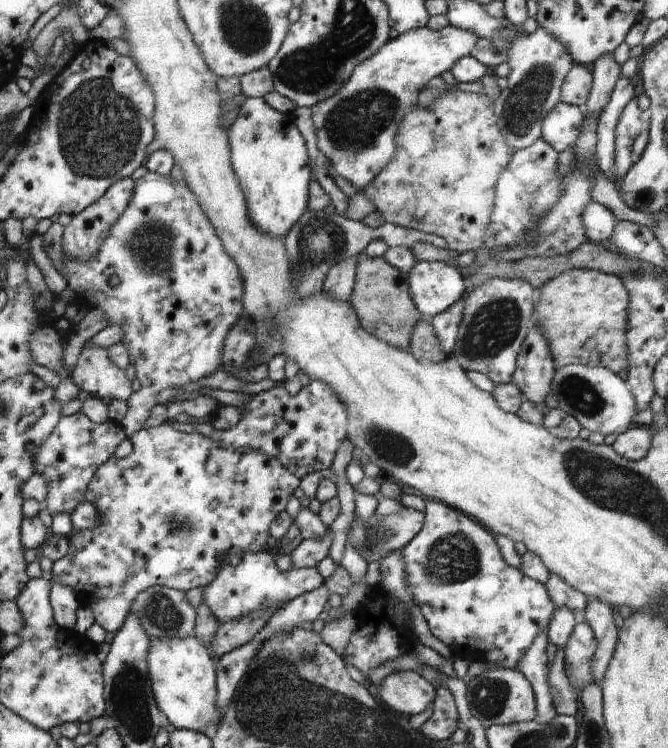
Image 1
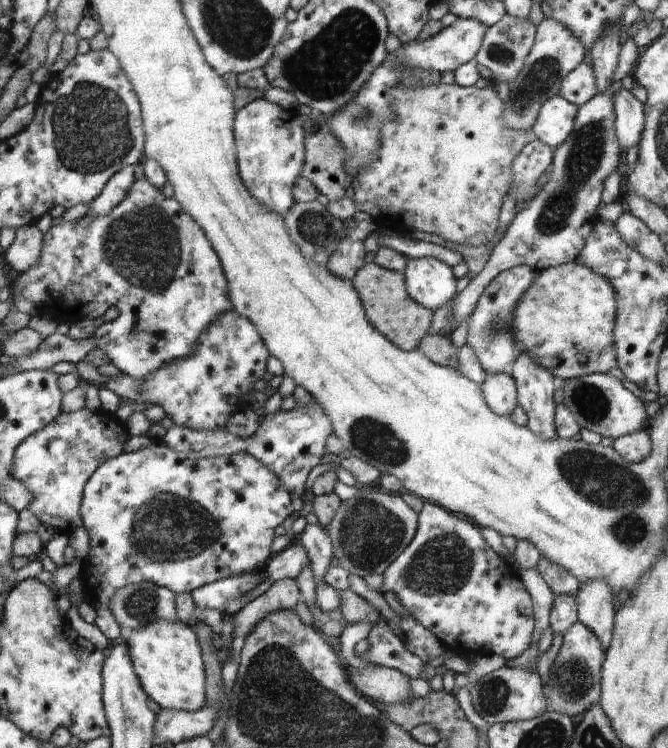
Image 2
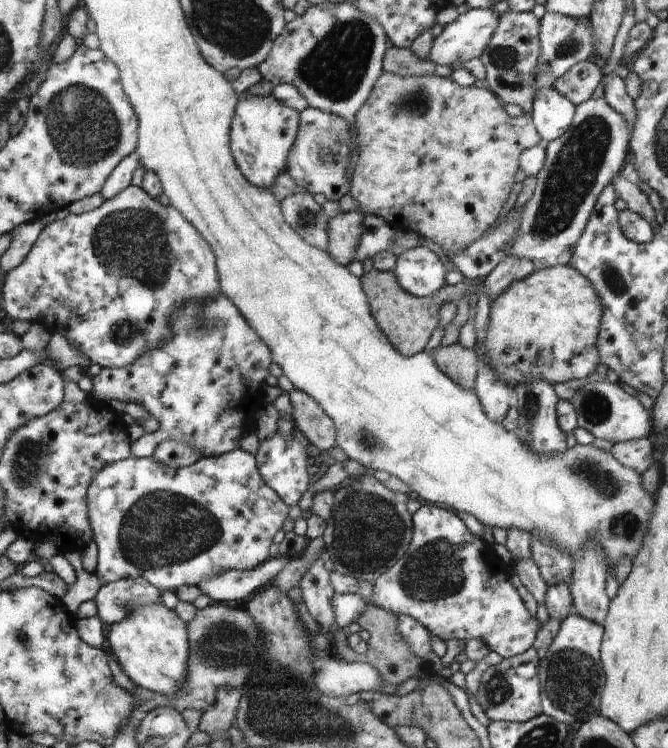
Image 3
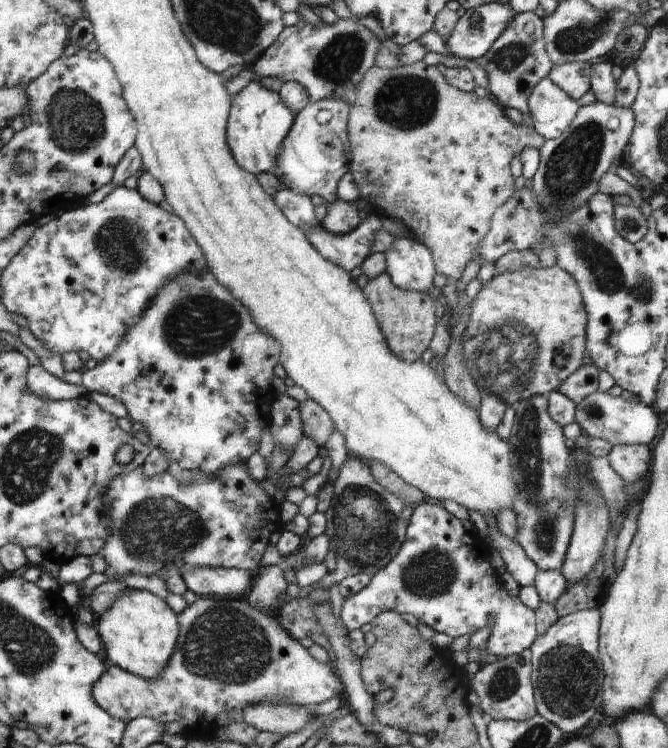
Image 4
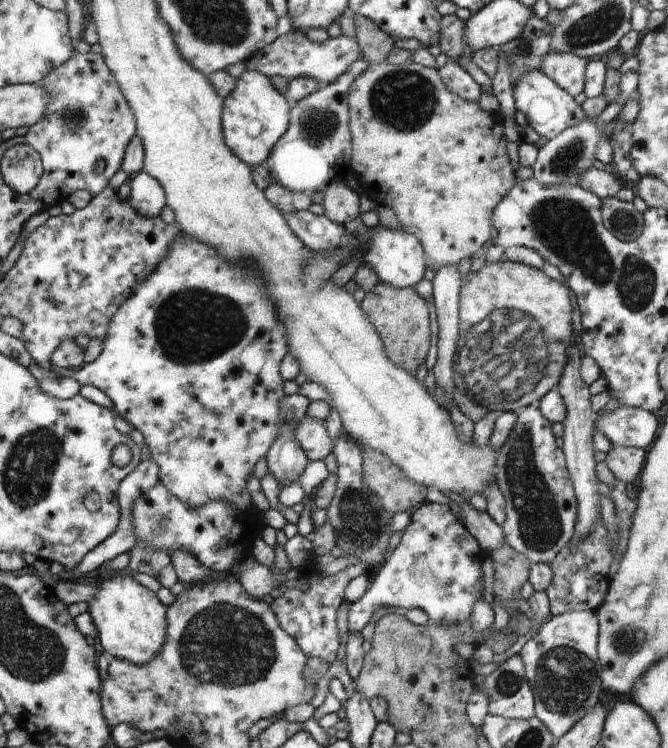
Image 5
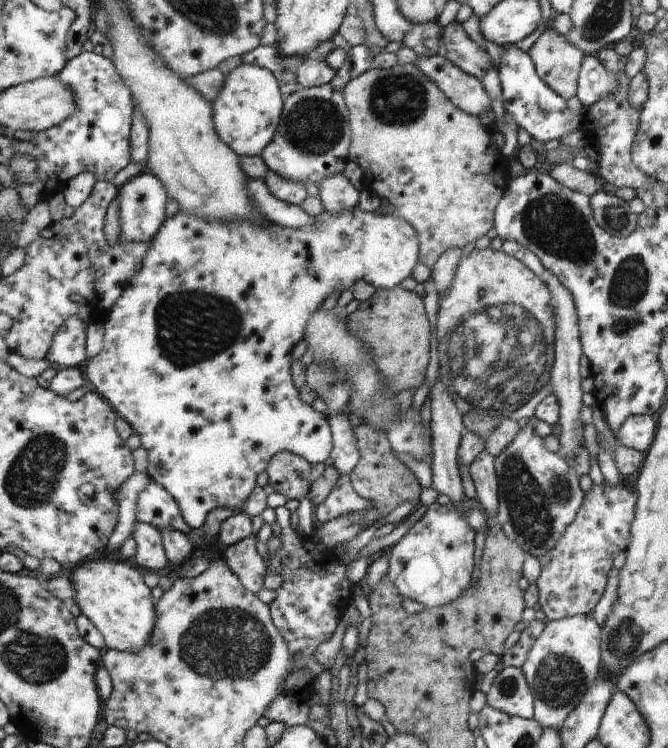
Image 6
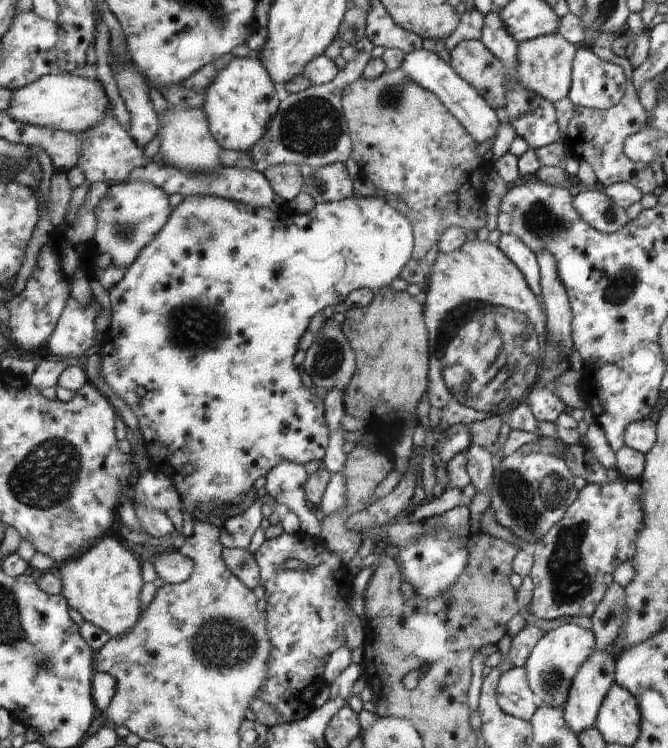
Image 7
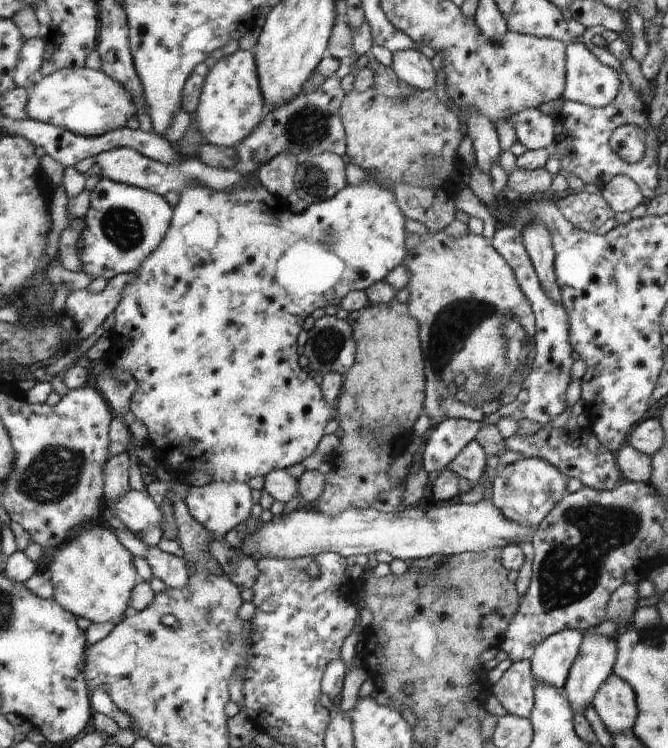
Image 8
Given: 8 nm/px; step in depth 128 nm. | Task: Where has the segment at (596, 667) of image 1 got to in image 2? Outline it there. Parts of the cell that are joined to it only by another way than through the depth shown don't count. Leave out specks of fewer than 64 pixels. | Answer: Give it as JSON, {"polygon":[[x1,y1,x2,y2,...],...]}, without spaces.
{"polygon":[[602,578,584,581,574,597,578,603,579,621,589,627,609,647,614,624,614,602,609,584]]}

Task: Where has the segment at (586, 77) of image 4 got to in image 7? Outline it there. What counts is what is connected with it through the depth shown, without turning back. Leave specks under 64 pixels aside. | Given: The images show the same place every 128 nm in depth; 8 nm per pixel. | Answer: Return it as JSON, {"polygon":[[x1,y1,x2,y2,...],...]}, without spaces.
{"polygon":[[546,34,544,37,537,37,532,40,518,44,518,68,514,74,514,82,522,82,528,86,528,90,534,90,537,94,556,103,568,97,571,86,572,64,578,47,570,44,560,34]]}

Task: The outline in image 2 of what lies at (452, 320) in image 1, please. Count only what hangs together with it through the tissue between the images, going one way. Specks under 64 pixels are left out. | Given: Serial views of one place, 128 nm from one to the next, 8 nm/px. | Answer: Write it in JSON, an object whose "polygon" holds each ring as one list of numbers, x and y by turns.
{"polygon":[[612,82,605,91,597,93,578,107,570,136,554,150,548,182,526,208,516,213,505,230,506,234,494,245,482,271,470,279,468,286,456,296,453,310,457,320,456,327,472,314,477,305,475,300,494,276,498,276,503,270,526,265,539,272,579,260,586,237,594,226,604,181,609,174,616,171,618,158,623,150,615,133,612,100,615,92,621,88,621,82]]}

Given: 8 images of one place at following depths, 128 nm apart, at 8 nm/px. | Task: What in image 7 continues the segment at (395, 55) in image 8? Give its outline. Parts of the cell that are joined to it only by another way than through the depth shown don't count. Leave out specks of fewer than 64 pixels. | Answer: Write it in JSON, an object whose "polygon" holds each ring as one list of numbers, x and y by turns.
{"polygon":[[423,48,405,55,405,62,402,62,401,66,402,70,415,79,424,90,430,90,433,94,438,95,443,106,463,124,463,127,470,132,476,142,486,142,486,140,492,140,496,136,499,126,496,112,474,86,470,86,464,78,460,78,454,72,454,68,450,64,444,62,438,54,428,52]]}

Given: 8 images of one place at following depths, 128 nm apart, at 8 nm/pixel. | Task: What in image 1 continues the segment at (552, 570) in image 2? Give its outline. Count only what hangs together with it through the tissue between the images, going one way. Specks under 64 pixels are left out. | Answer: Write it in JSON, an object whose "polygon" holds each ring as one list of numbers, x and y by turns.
{"polygon":[[554,573,549,574,549,579,544,586,546,586,554,606,568,607,574,613,578,613,579,618,581,618,583,610,588,606,589,599,587,595,564,582,563,578]]}

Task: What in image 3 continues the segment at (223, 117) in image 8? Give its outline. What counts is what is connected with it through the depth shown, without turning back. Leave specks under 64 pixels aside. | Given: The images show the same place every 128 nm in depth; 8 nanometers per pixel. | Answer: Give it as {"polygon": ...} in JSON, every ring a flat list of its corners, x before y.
{"polygon":[[272,95,242,97,242,100,239,100,231,126,231,150,239,170,248,182,266,189,275,185,280,174,287,170,288,154,296,144,301,118,302,115,298,111,280,103]]}

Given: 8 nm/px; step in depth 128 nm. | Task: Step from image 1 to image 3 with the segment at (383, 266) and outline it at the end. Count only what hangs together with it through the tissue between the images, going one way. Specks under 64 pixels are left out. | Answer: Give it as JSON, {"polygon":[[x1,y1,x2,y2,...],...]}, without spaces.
{"polygon":[[372,268,368,273,360,276,362,280,363,290,370,300,371,314,375,318,375,322,382,328,382,332,387,339,403,354,413,356,416,352,423,352,424,346,428,344,432,332,438,326,438,310,440,306,450,300,456,298,458,292,460,296,466,294,467,285,460,282,456,285,446,285,442,290,430,298,418,298,410,292,403,290,403,286,399,283,399,276,393,271,378,271]]}

